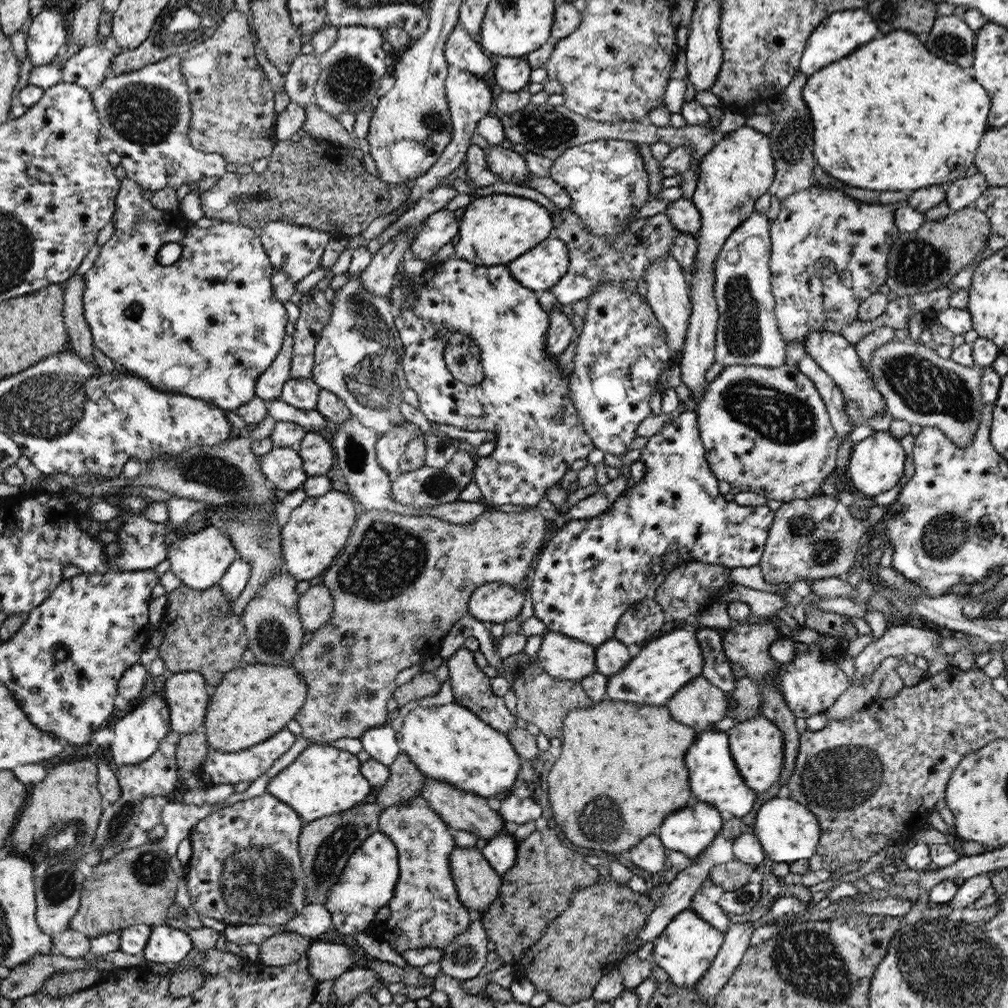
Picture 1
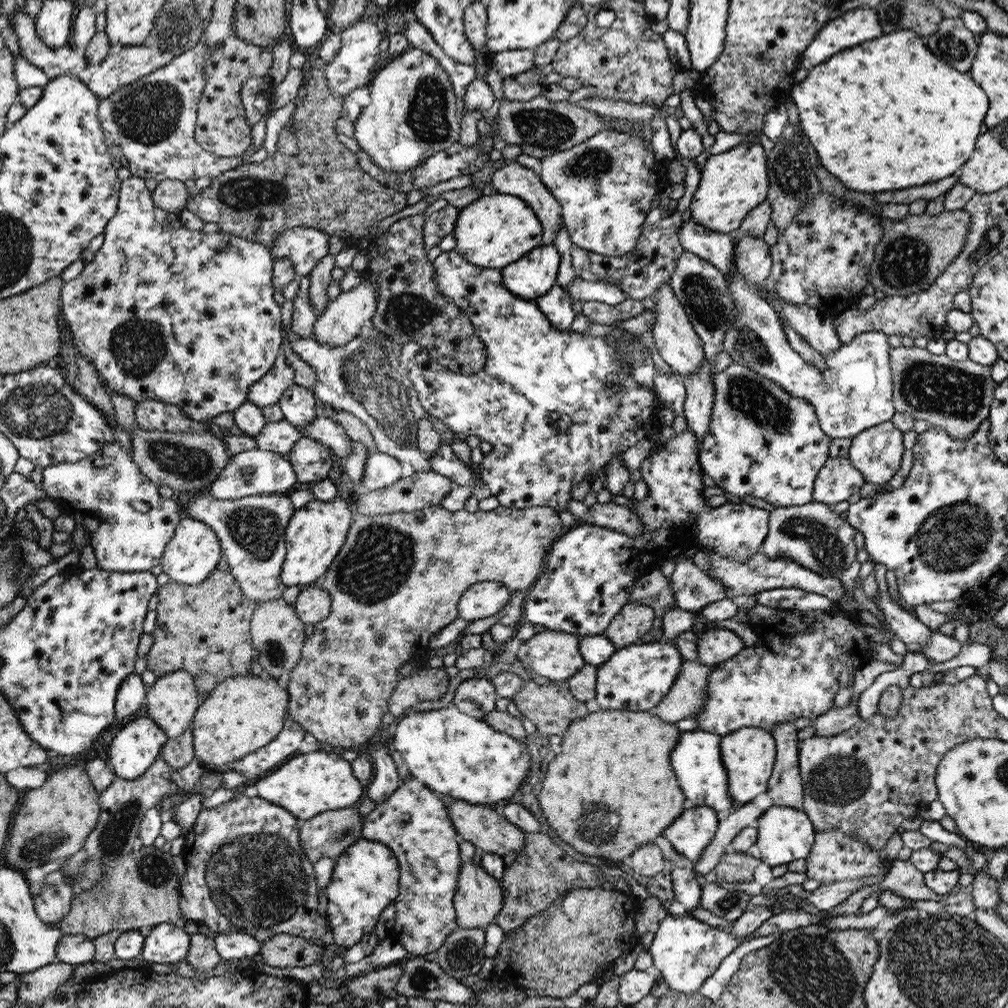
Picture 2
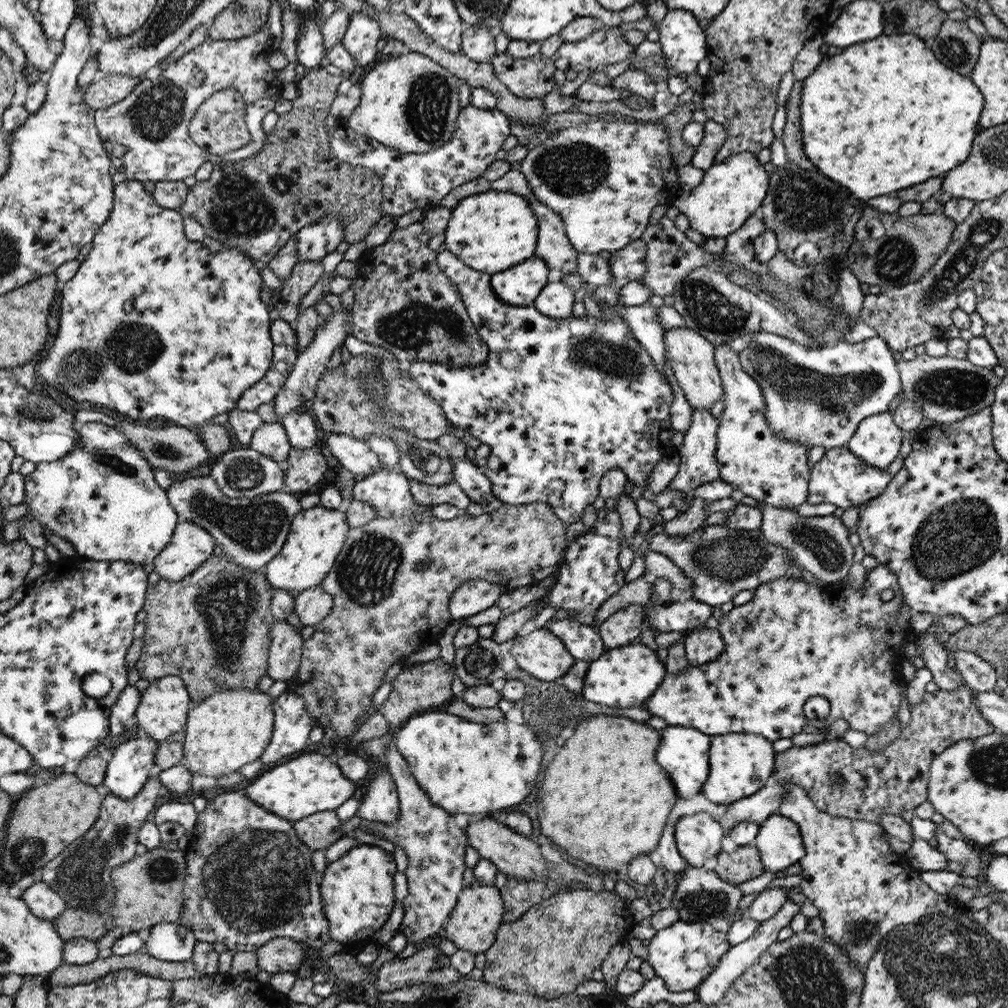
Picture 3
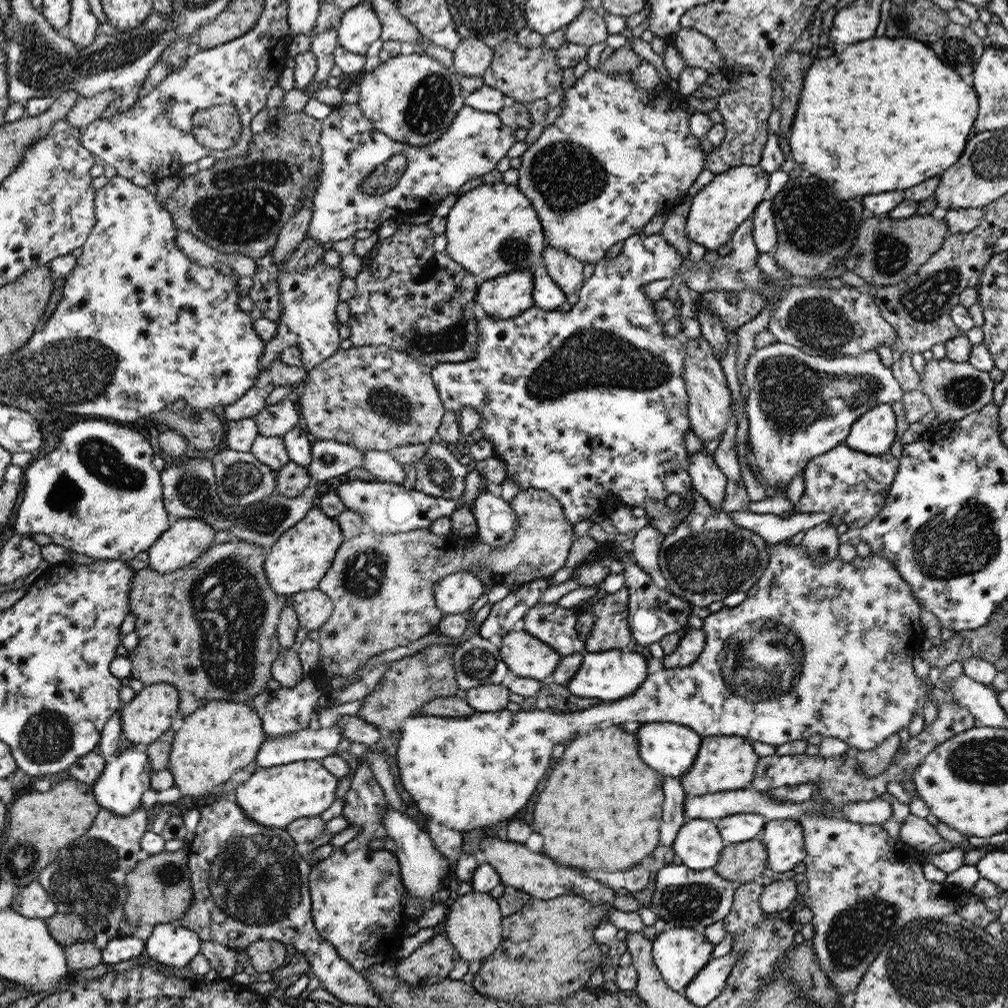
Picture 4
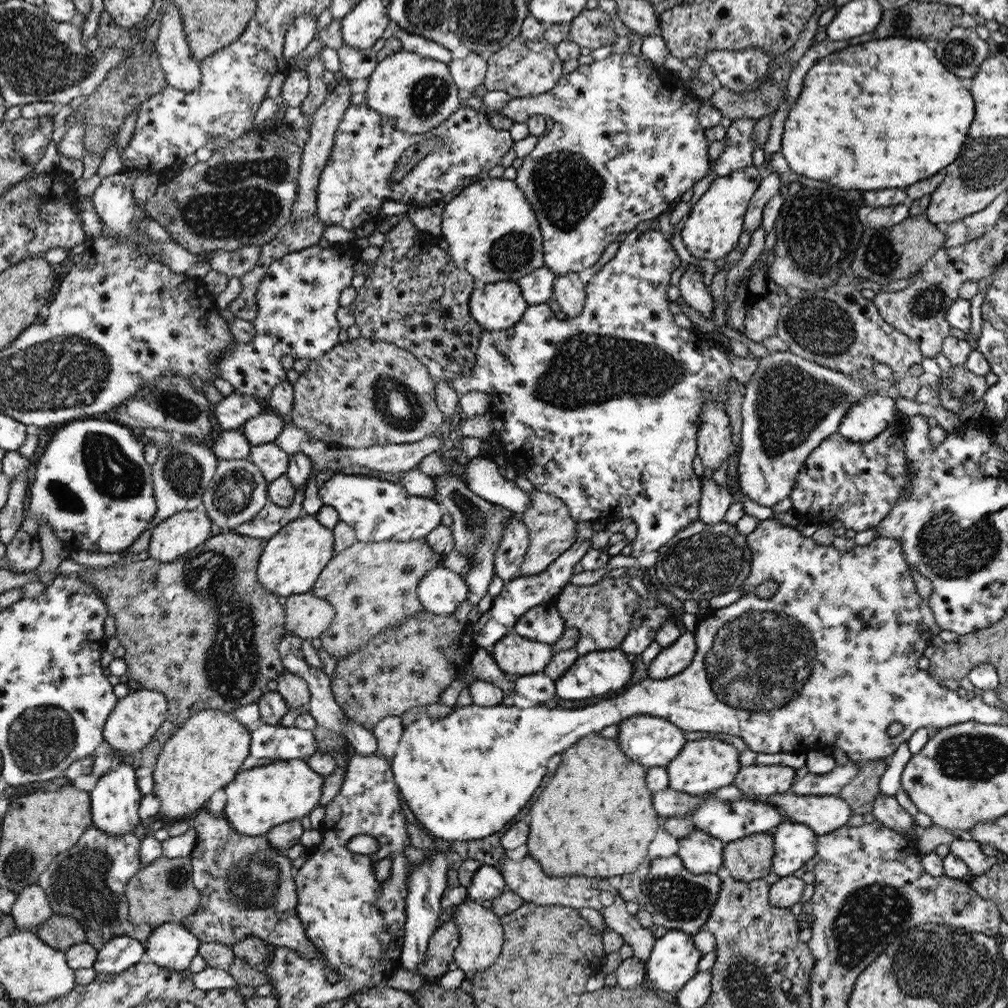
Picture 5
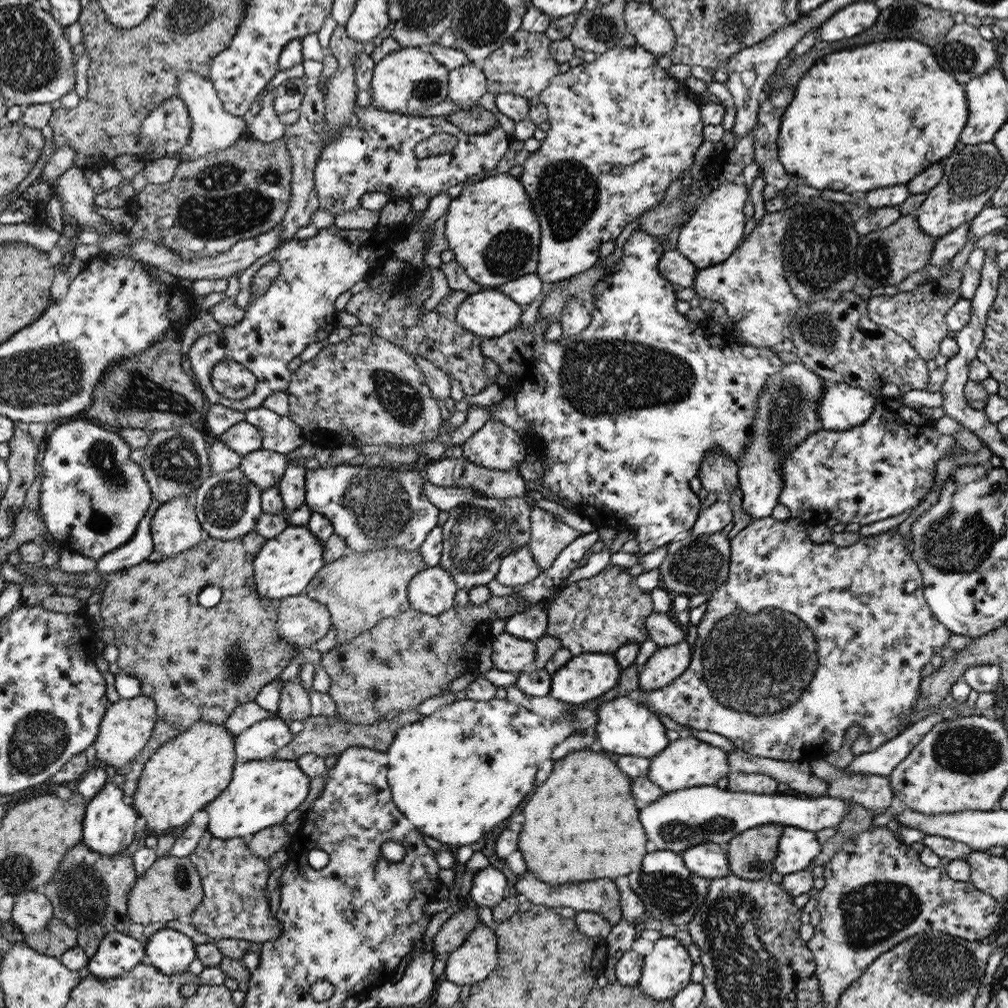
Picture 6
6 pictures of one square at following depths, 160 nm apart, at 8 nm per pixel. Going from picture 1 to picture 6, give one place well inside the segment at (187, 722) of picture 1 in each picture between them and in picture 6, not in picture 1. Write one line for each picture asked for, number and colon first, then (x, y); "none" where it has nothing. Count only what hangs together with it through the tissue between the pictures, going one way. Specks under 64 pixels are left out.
2: (173, 700)
3: (163, 706)
4: (148, 715)
5: (133, 724)
6: (126, 728)

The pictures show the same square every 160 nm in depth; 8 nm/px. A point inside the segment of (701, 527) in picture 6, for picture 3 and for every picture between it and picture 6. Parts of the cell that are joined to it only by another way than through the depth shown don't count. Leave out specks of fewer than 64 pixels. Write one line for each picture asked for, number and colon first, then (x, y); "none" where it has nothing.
3: (698, 465)
4: (707, 479)
5: (715, 500)

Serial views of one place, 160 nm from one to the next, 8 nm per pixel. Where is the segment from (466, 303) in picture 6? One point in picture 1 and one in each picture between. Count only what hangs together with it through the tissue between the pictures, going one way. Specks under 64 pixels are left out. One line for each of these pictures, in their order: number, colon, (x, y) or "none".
1: (543, 267)
2: (533, 276)
3: (521, 285)
4: (508, 296)
5: (496, 307)

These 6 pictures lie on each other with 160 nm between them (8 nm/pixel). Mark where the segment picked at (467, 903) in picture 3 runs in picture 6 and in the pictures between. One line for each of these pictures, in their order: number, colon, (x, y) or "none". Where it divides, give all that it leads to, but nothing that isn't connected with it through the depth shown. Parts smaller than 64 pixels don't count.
4: (474, 926)
5: (481, 936)
6: (475, 960)

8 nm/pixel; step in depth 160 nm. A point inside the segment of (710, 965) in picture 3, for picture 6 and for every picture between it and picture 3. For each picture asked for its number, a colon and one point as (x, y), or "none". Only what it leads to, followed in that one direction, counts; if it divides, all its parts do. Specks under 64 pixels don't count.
4: (680, 953)
5: (673, 961)
6: (667, 969)

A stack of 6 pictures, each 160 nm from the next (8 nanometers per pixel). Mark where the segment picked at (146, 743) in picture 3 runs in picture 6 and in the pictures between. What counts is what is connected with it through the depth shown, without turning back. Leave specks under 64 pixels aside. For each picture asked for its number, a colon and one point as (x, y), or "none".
4: (127, 775)
5: (115, 797)
6: (109, 820)

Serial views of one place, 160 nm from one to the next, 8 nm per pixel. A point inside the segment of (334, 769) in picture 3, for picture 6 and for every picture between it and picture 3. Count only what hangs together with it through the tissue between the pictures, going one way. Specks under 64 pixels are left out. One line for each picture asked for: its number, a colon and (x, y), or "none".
4: (277, 796)
5: (260, 799)
6: (262, 793)

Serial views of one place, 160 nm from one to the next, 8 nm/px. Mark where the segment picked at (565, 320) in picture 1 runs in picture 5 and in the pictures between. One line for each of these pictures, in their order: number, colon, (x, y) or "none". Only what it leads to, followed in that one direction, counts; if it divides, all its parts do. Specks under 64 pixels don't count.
2: (556, 305)
3: (556, 300)
4: (547, 295)
5: (537, 287)

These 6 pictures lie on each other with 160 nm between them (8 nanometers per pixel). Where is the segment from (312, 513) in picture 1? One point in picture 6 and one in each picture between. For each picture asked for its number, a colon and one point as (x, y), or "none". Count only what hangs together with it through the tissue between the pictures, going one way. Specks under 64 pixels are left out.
2: (316, 533)
3: (316, 536)
4: (297, 562)
5: (293, 559)
6: (285, 566)

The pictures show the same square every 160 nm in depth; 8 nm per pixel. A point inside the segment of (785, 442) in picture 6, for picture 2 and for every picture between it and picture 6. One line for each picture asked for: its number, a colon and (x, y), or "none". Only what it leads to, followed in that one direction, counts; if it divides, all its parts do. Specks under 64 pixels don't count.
2: (853, 392)
3: (817, 396)
4: (799, 406)
5: (791, 405)

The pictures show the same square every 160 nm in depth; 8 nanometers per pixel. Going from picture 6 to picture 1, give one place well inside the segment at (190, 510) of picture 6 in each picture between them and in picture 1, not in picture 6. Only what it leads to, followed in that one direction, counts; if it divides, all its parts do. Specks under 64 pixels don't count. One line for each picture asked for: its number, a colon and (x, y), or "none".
1: (200, 560)
2: (191, 556)
3: (192, 545)
4: (185, 541)
5: (185, 531)

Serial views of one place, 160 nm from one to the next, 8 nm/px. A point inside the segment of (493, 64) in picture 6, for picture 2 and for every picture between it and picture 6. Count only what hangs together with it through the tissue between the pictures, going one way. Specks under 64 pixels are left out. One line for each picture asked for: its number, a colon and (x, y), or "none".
2: (529, 84)
3: (533, 77)
4: (523, 74)
5: (524, 68)

